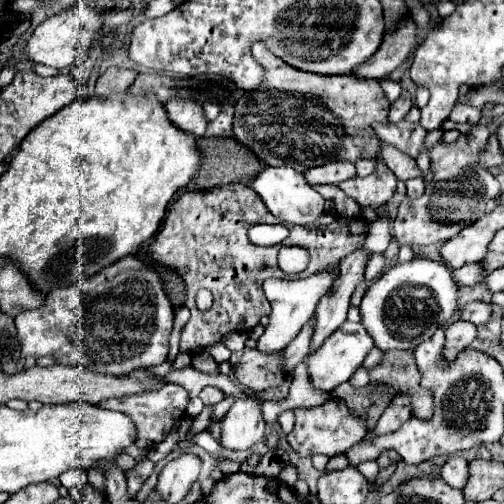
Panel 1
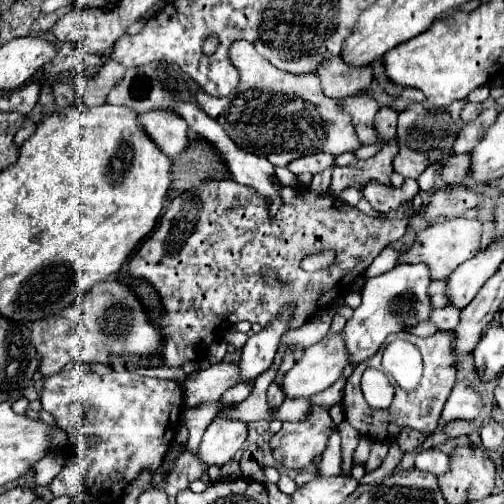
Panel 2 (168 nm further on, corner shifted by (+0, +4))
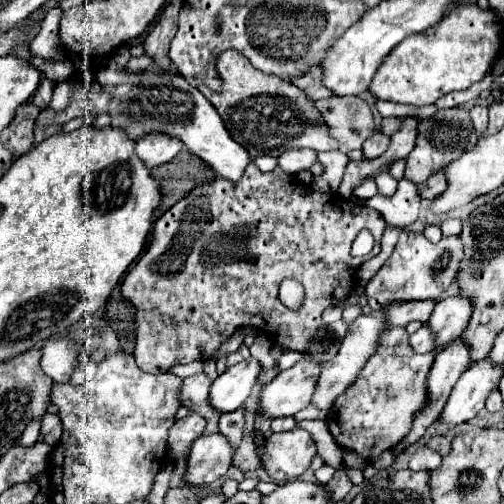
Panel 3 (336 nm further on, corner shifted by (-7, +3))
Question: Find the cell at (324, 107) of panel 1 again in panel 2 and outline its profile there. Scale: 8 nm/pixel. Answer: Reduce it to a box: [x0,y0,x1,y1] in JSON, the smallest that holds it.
[194,40,360,166]

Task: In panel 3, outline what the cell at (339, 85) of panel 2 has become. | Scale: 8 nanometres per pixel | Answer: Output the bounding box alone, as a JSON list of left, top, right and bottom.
[293,65,333,101]

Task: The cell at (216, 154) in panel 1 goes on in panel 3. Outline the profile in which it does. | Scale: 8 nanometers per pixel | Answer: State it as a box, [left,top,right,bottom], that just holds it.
[151,149,215,219]

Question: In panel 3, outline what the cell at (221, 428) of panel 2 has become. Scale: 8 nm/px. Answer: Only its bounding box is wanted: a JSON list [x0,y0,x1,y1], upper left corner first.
[187,433,235,485]

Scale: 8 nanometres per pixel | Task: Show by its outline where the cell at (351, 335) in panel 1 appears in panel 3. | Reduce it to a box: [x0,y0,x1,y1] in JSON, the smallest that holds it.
[257,359,323,417]

